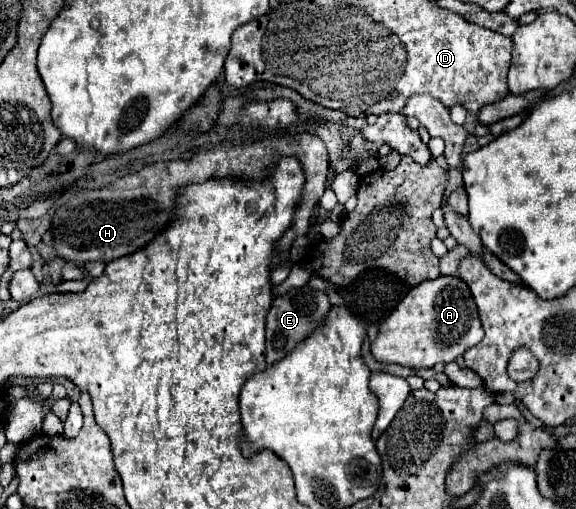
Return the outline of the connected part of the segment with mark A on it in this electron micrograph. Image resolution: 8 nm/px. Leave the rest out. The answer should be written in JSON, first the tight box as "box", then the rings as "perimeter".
{"box":[370,276,484,370],"perimeter":[[[438,276],[414,286],[398,308],[380,324],[380,334],[370,350],[378,362],[400,364],[412,370],[452,362],[484,336],[470,288],[460,276]]]}

